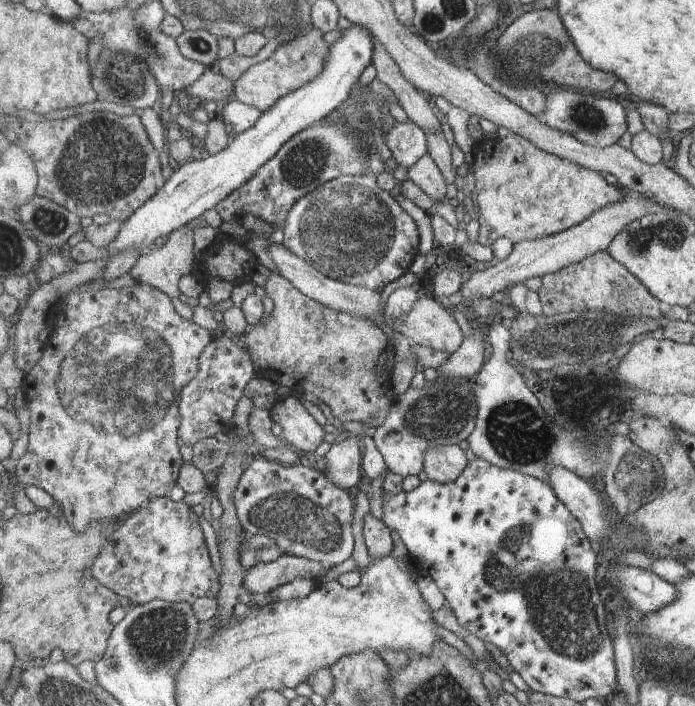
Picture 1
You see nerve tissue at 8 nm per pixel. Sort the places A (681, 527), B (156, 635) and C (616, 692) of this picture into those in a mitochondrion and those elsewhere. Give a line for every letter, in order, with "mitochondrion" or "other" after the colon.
A: other
B: mitochondrion
C: other

